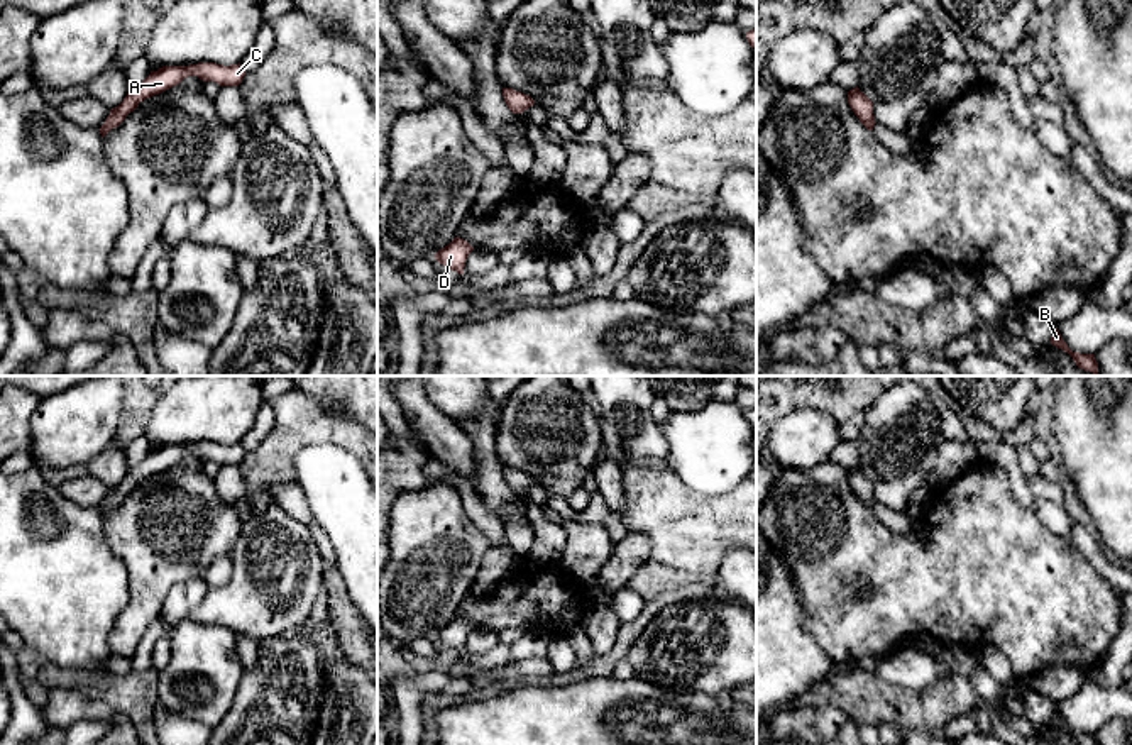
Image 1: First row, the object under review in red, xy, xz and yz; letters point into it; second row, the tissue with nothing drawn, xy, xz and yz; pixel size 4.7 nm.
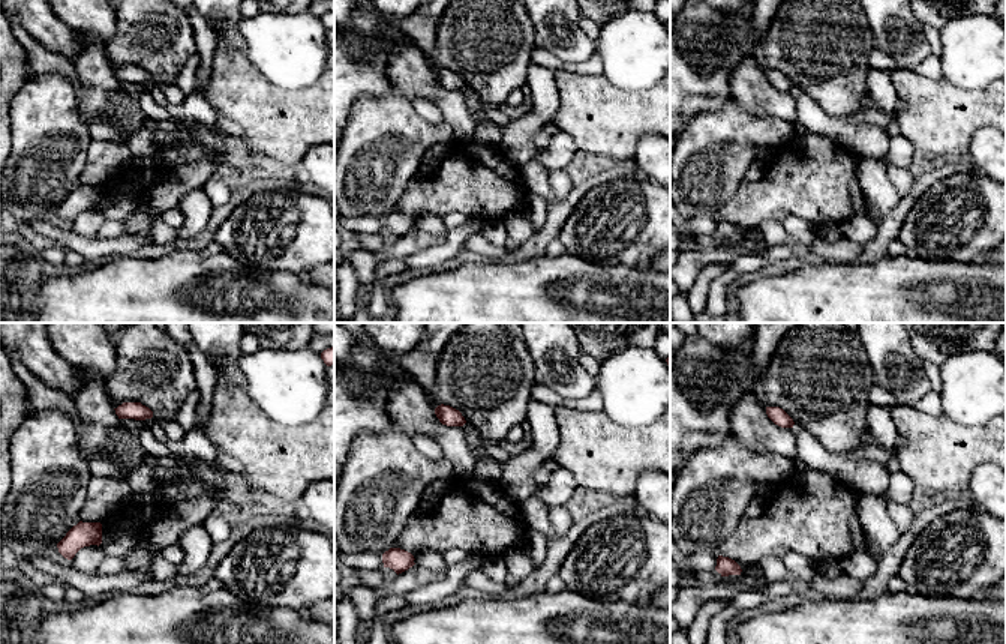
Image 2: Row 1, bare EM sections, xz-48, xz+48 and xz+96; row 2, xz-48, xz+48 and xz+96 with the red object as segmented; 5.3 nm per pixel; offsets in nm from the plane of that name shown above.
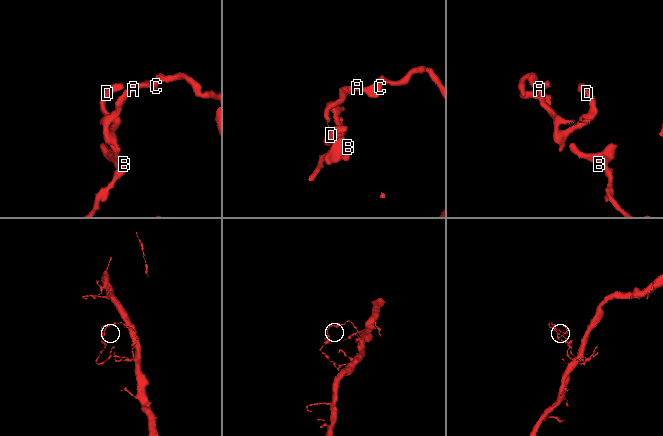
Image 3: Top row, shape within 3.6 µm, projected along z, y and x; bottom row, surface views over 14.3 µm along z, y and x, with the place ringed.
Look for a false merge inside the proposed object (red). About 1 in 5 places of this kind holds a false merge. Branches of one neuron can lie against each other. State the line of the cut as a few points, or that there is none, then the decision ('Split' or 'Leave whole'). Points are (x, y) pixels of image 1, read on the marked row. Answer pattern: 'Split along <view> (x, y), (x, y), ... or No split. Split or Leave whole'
No split. Leave whole

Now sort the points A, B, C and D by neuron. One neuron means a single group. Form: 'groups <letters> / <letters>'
groups A B C D

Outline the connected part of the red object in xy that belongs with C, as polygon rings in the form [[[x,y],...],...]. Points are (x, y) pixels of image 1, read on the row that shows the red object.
[[[198,63],[190,66],[162,66],[157,71],[151,71],[151,74],[139,86],[129,88],[127,97],[118,107],[110,110],[110,115],[100,127],[102,137],[118,127],[140,102],[179,85],[188,76],[198,76],[203,81],[215,81],[220,86],[239,86],[245,76],[245,71],[240,63],[230,66]]]

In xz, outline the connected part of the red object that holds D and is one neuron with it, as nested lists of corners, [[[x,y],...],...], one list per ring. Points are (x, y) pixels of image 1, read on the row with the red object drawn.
[[[455,237],[435,254],[435,259],[448,269],[464,274],[465,261],[472,251],[474,247],[467,240]]]

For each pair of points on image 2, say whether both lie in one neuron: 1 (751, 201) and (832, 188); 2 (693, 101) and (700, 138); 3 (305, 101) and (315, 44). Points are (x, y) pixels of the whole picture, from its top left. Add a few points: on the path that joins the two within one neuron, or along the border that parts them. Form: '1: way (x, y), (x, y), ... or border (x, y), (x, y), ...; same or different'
1: way (771, 198), (787, 188), (813, 188); same
2: border (727, 98), (717, 110), (697, 113), (685, 126); different
3: border (318, 78), (299, 89), (281, 89), (273, 84); different

